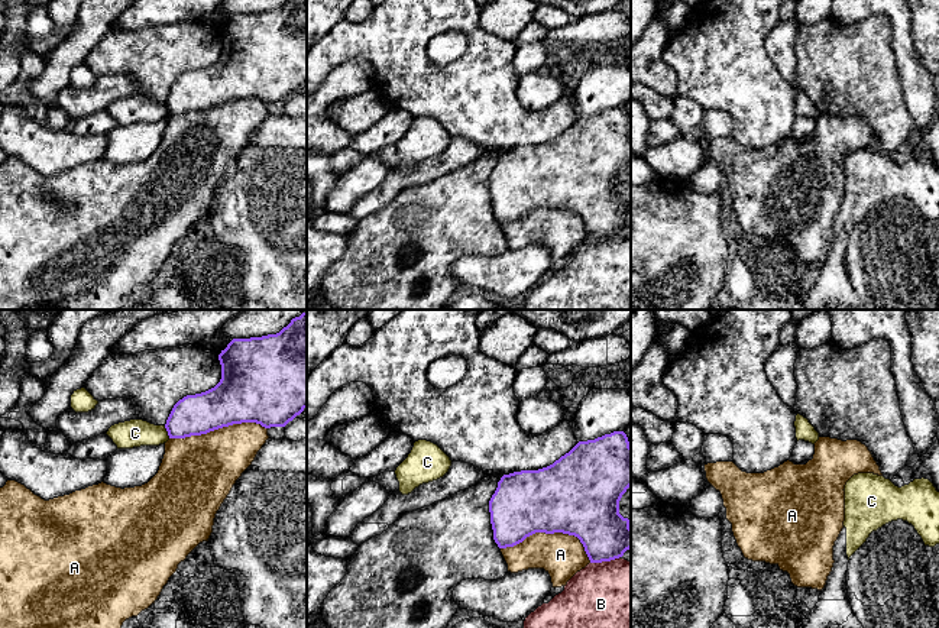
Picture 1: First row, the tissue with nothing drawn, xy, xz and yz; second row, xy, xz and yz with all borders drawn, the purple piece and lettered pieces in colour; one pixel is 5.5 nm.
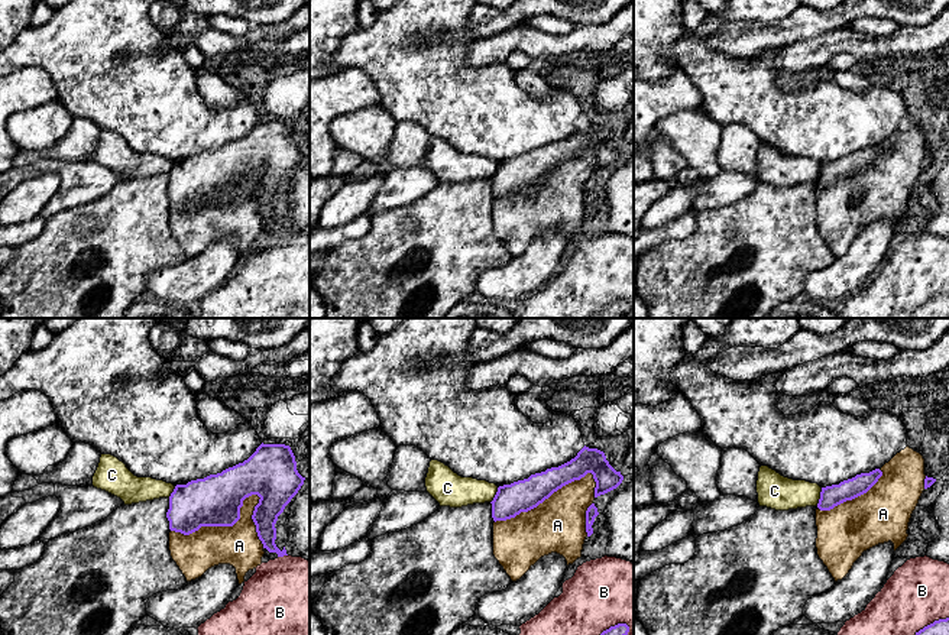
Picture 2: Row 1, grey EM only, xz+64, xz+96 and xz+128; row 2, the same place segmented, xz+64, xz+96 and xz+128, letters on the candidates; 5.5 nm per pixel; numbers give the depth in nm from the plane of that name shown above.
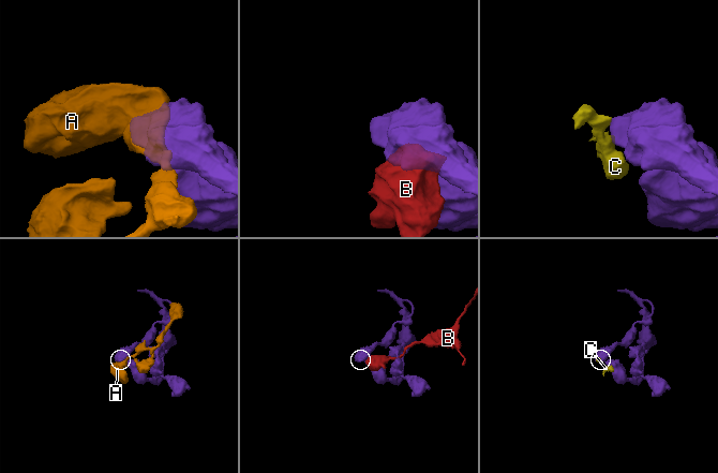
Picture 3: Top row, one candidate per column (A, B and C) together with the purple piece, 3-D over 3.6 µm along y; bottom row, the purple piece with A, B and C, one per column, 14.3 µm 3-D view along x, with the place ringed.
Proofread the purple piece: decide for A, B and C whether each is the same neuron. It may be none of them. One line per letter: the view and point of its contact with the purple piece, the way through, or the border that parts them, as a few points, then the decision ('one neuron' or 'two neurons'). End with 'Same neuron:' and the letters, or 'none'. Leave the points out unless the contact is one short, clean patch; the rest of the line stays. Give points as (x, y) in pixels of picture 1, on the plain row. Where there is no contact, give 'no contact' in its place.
A: meets purple in xz at (551, 209); two neurons
B: meets purple in xz at (605, 236); two neurons
C: meets purple in xy at (167, 106); border along xy (164, 102), (170, 113); two neurons
Same neuron: none

